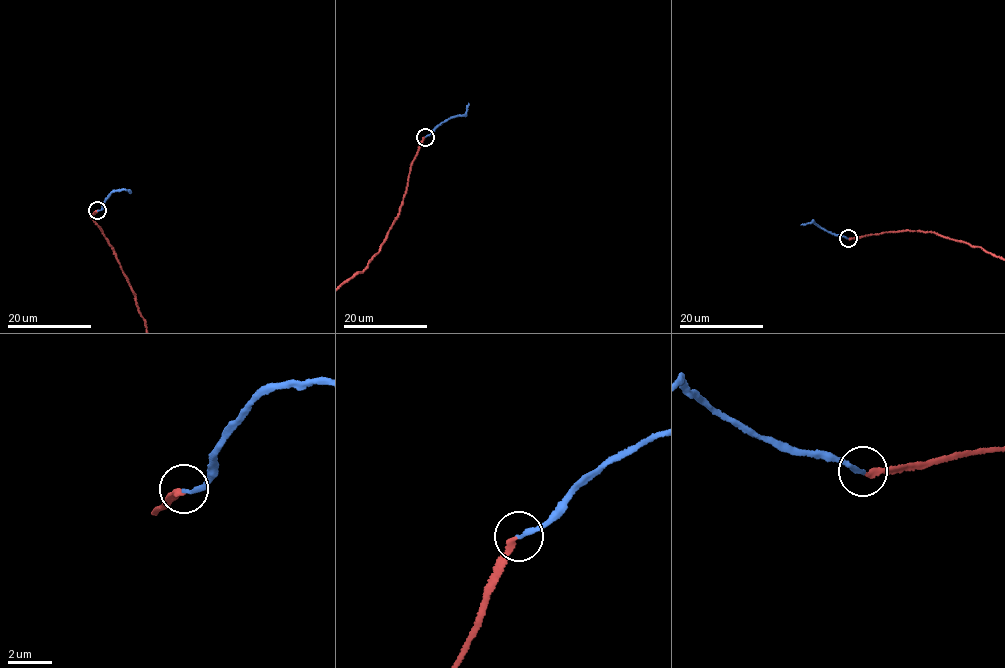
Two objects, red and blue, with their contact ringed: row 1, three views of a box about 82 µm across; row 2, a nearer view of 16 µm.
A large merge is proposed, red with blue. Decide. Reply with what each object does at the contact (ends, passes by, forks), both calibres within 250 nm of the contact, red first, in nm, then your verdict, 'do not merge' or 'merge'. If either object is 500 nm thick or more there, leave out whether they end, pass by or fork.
red ends; blue ends; calibres 240 and 160 nm; do not merge

